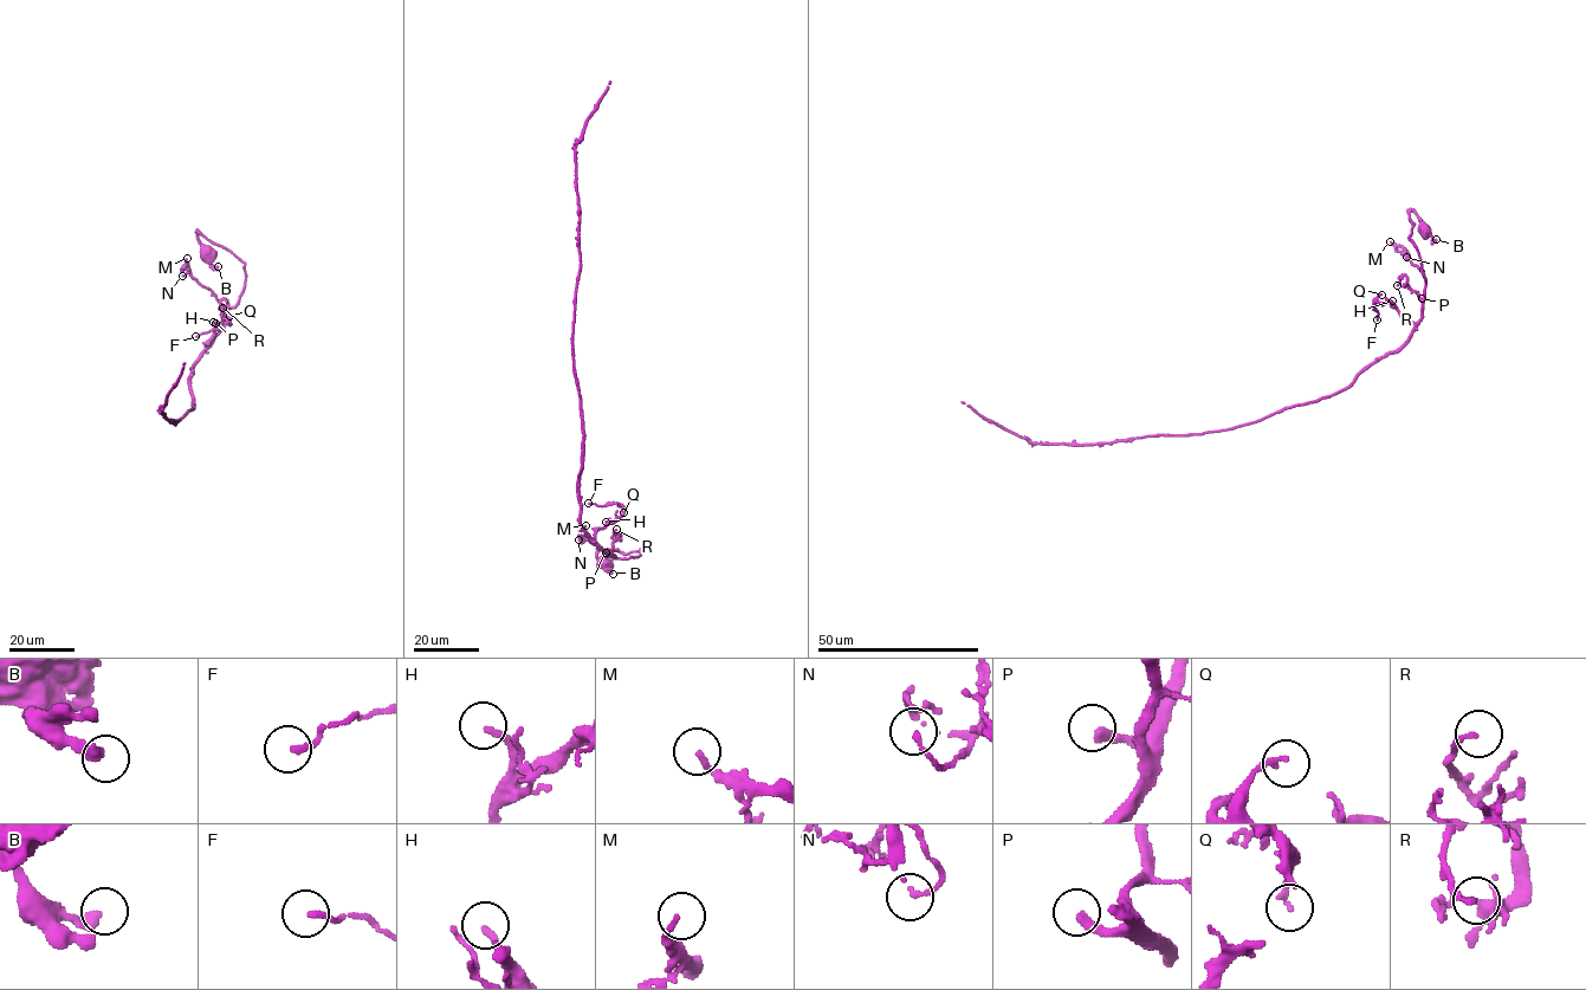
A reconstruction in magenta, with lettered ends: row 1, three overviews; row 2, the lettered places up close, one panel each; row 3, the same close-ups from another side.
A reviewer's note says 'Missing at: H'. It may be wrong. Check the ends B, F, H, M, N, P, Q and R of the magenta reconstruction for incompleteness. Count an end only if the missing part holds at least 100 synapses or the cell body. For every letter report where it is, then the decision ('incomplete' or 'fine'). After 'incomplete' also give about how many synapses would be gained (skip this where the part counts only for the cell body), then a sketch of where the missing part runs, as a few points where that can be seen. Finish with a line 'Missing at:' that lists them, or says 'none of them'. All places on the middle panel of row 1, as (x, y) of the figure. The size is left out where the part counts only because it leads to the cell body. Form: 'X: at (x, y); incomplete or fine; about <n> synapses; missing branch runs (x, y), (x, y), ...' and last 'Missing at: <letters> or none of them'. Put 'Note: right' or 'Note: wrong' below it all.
B: at (613, 574); fine
F: at (588, 503); fine
H: at (606, 522); fine
M: at (586, 525); fine
N: at (578, 539); fine
P: at (606, 552); fine
Q: at (623, 512); fine
R: at (616, 529); fine
Missing at: none of them
Note: wrong

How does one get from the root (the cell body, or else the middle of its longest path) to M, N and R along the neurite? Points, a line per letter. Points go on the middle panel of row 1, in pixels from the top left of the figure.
M: (602, 562), (597, 557), (599, 550), (626, 554), (641, 549), (638, 556), (613, 558), (586, 537), (586, 525)
N: (602, 562), (599, 550), (626, 554), (641, 549), (638, 556), (613, 558), (588, 539), (578, 539)
R: (602, 562), (599, 550), (626, 554), (641, 549), (640, 556), (613, 555), (613, 543), (620, 539), (616, 529)

